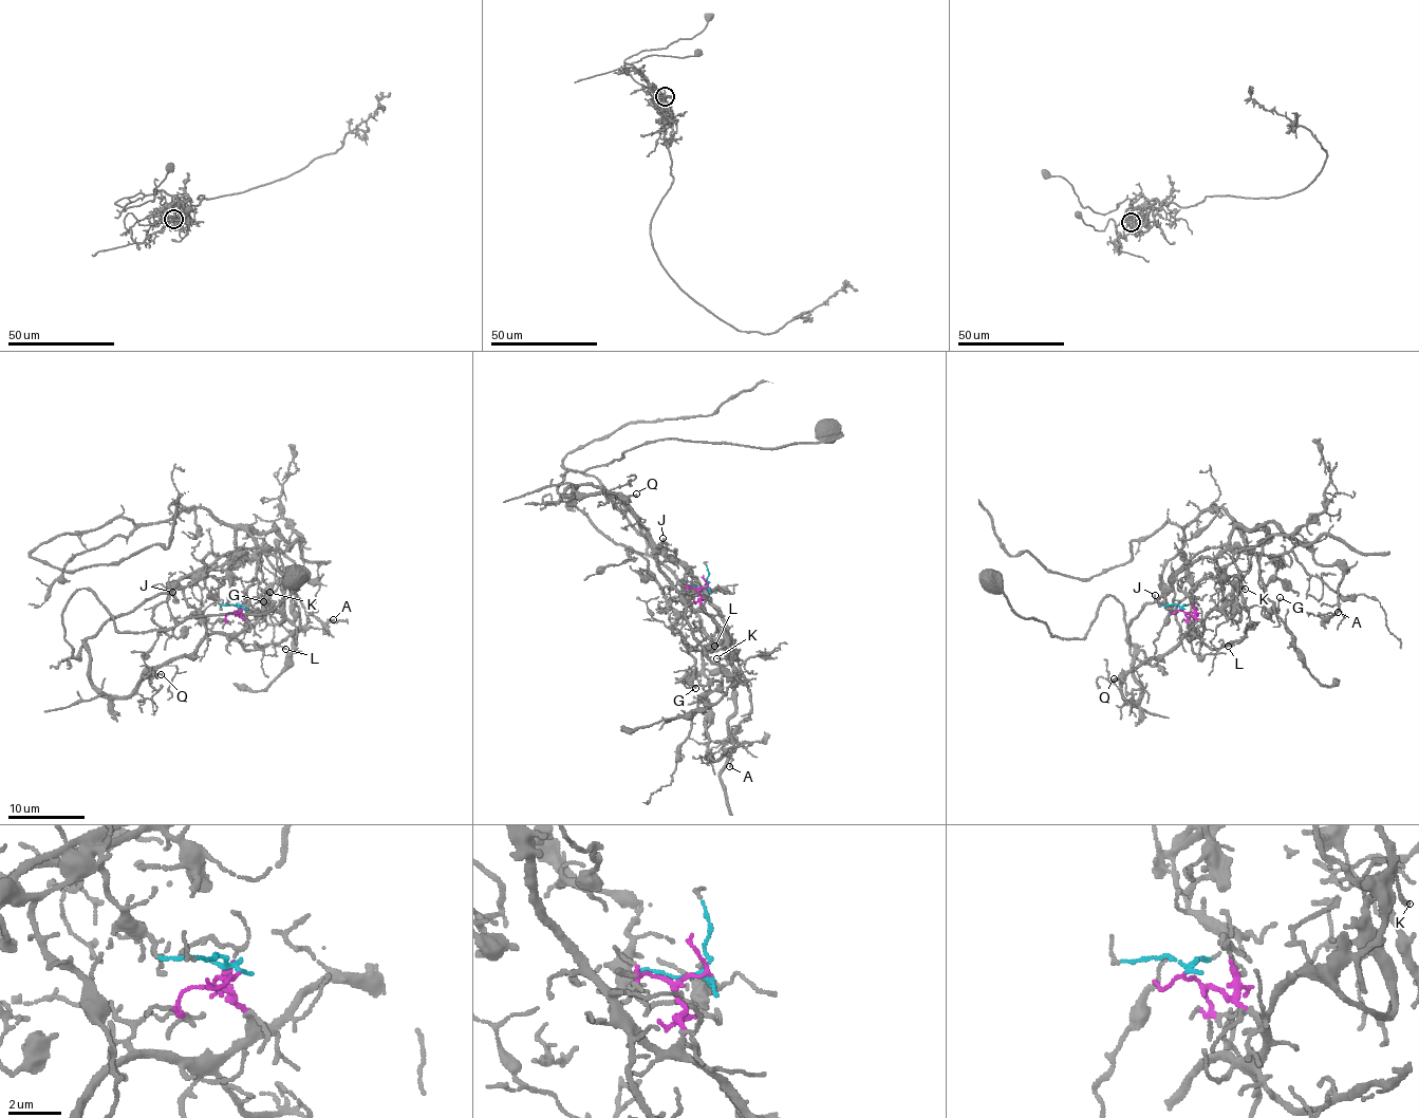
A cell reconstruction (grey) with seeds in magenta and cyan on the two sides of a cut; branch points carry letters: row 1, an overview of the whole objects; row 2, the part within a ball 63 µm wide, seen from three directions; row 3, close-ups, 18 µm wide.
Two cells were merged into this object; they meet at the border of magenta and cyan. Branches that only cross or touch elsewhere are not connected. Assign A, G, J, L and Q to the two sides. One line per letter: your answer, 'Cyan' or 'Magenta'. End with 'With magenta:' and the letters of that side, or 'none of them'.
A: Cyan
G: Cyan
J: Cyan
L: Magenta
Q: Magenta
With magenta: L, Q

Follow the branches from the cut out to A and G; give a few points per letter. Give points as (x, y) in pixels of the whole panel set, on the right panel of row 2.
A: (1180, 610), (1177, 576), (1234, 528), (1253, 552), (1305, 545), (1340, 567), (1326, 616), (1339, 612)
G: (1180, 610), (1192, 600), (1177, 576), (1200, 558), (1213, 557), (1218, 573), (1249, 608), (1275, 609), (1280, 597)

